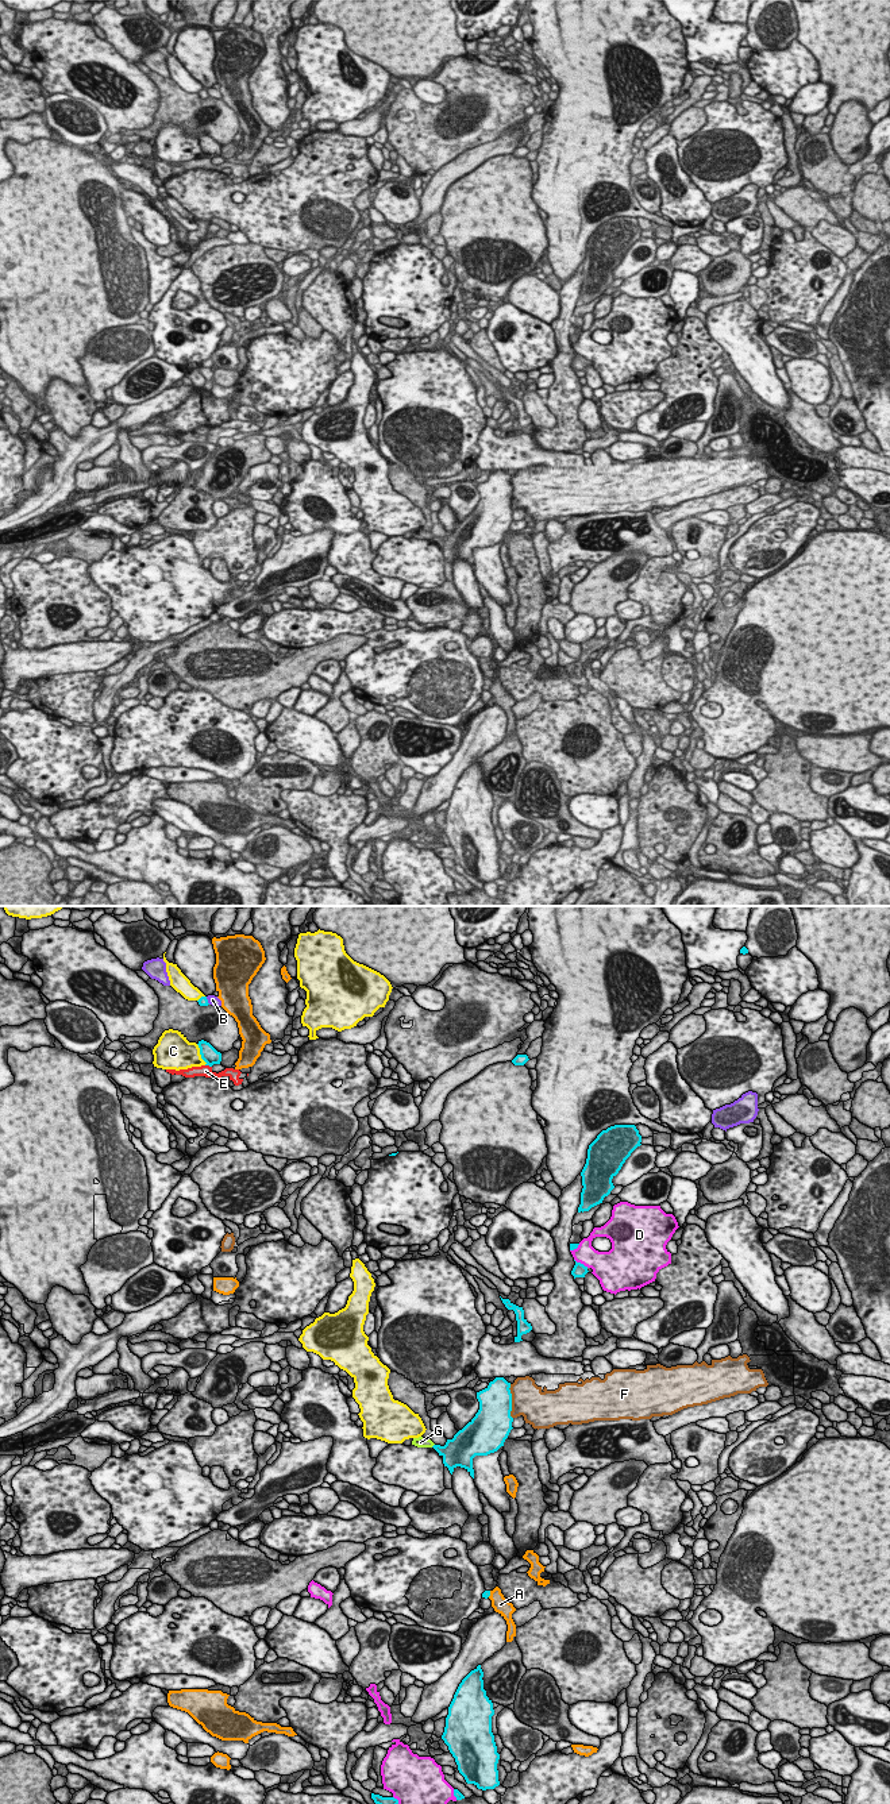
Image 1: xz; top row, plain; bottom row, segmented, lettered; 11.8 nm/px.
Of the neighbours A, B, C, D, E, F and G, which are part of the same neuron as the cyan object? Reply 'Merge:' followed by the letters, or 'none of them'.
Merge: none of them

